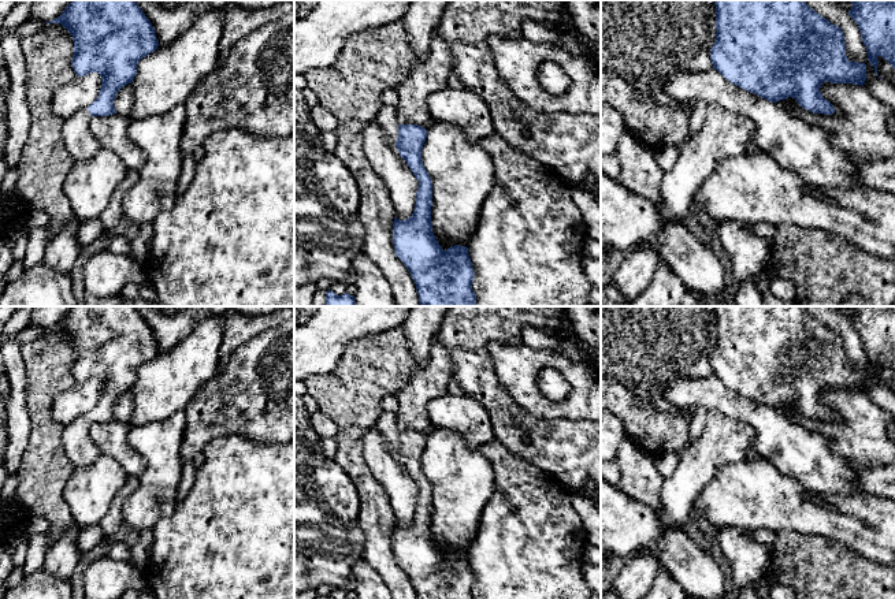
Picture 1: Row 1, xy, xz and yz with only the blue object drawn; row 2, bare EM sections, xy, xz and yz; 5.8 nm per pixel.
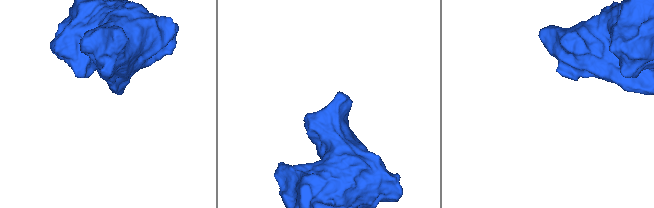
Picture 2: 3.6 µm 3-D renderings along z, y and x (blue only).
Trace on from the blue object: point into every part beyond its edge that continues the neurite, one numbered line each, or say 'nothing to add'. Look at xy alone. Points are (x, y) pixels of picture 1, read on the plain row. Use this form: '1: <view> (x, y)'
1: xy (81, 451)

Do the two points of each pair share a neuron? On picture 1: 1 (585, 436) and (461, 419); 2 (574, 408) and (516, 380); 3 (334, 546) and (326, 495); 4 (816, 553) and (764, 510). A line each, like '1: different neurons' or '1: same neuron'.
1: different neurons
2: same neuron
3: same neuron
4: different neurons

